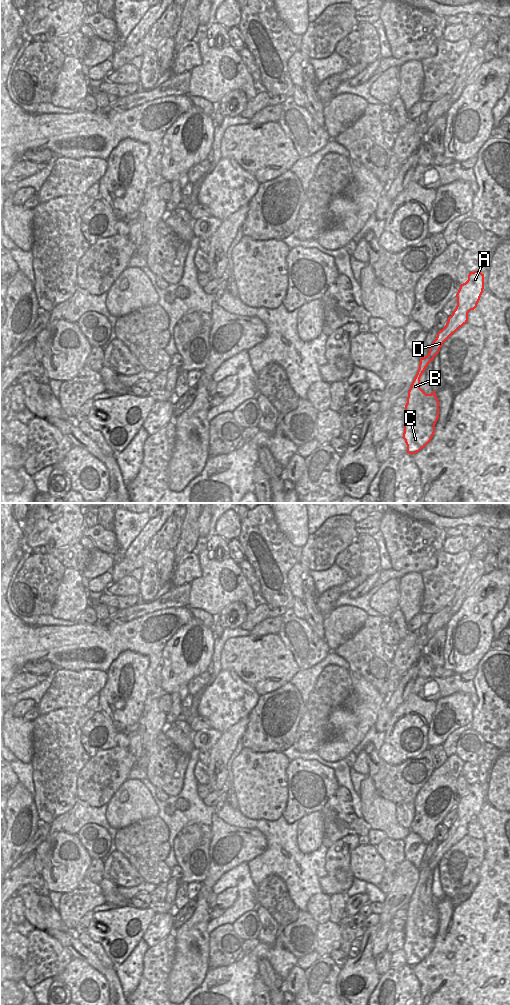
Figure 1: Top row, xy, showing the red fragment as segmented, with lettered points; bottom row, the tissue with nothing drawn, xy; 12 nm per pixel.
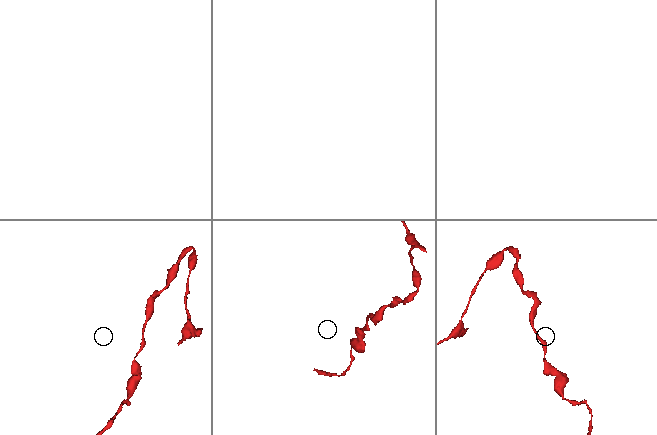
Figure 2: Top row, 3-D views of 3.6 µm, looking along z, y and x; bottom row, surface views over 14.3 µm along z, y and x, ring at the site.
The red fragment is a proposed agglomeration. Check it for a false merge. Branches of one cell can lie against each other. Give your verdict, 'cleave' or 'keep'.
keep

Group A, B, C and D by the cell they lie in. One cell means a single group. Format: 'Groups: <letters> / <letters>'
Groups: A B C D

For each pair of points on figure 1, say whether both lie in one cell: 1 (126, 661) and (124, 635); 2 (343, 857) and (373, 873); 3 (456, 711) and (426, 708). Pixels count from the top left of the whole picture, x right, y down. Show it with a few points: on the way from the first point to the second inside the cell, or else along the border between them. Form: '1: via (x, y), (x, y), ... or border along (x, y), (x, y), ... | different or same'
1: border along (147, 656), (124, 650), (109, 667) | different
2: border along (359, 844), (351, 852), (351, 874), (353, 877) | different
3: border along (436, 702), (436, 710), (432, 715), (427, 731) | different

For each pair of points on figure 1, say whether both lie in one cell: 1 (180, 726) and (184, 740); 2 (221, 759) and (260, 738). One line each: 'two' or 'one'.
1: one
2: two

